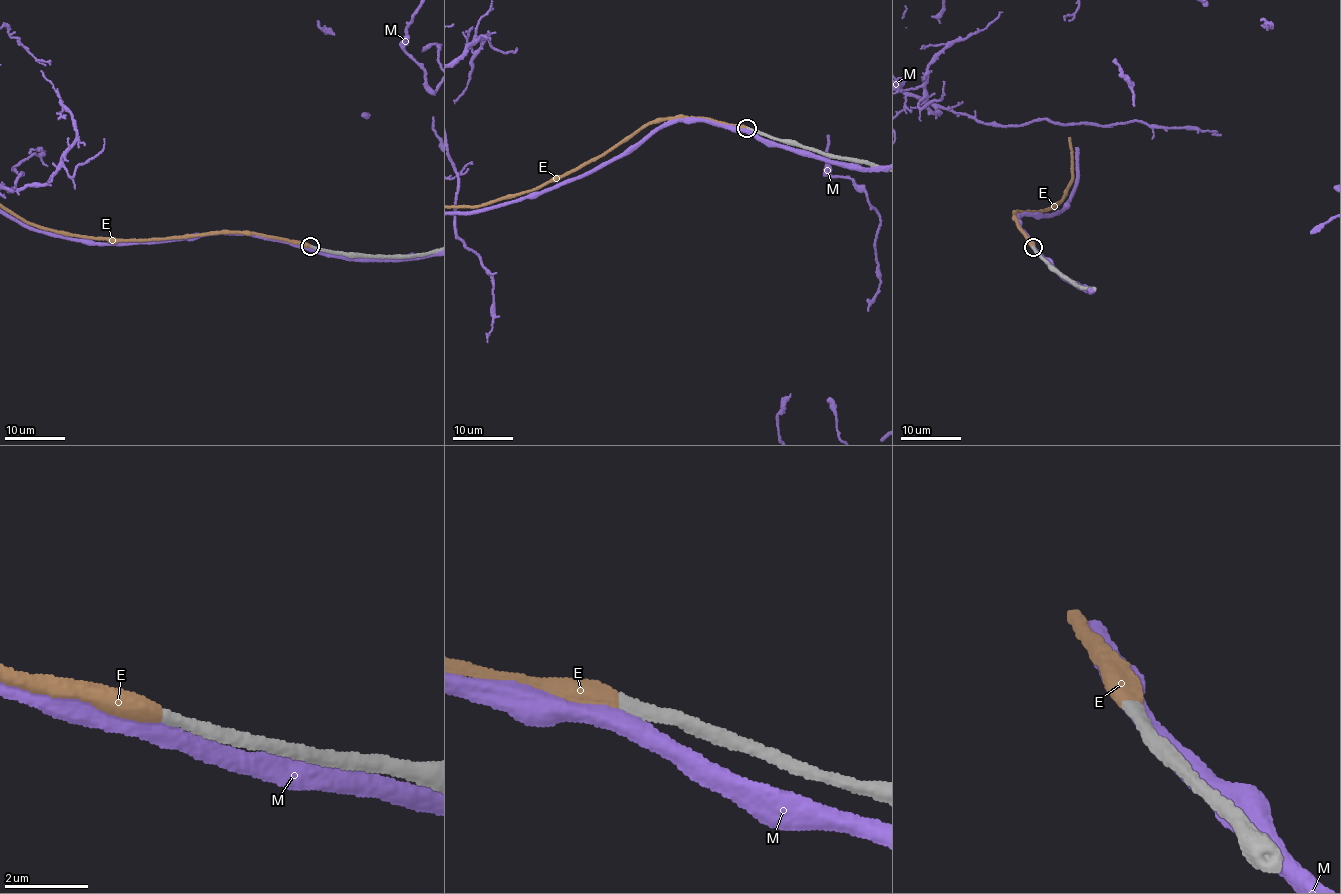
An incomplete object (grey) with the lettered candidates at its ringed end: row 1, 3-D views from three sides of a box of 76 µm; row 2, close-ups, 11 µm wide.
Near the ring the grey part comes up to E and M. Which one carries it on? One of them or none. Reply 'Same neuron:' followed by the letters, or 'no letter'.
Same neuron: E

